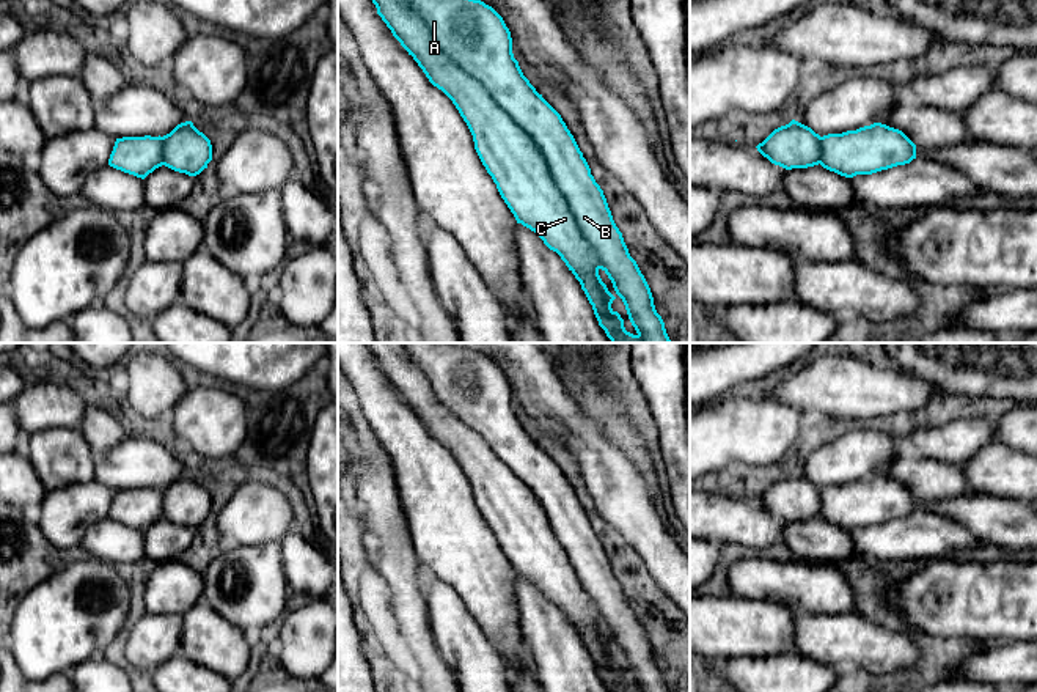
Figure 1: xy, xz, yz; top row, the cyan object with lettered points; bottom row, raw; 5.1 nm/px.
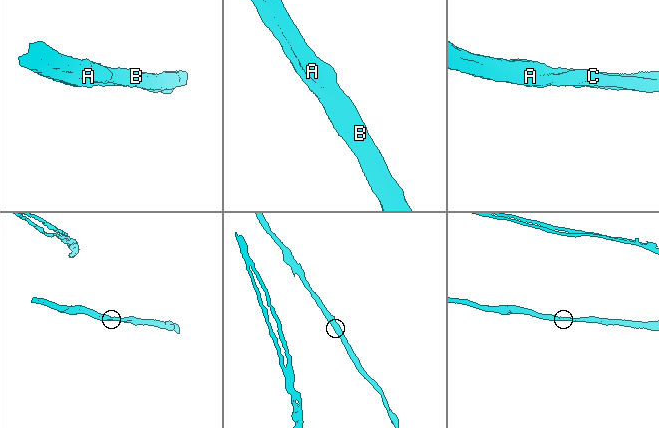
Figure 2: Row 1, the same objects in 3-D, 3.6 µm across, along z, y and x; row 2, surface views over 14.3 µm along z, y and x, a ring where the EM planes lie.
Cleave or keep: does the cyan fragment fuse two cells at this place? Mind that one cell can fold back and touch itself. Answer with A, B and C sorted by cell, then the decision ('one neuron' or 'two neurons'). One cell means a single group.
A B / C | two neurons

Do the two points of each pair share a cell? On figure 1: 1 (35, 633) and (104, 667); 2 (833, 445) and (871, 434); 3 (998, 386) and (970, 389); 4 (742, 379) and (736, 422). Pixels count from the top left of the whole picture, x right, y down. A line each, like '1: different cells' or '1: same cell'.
1: different cells
2: same cell
3: same cell
4: different cells

